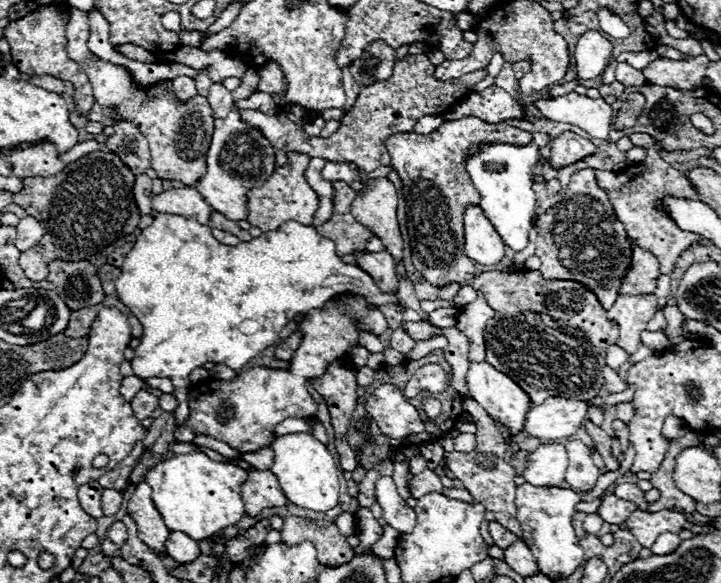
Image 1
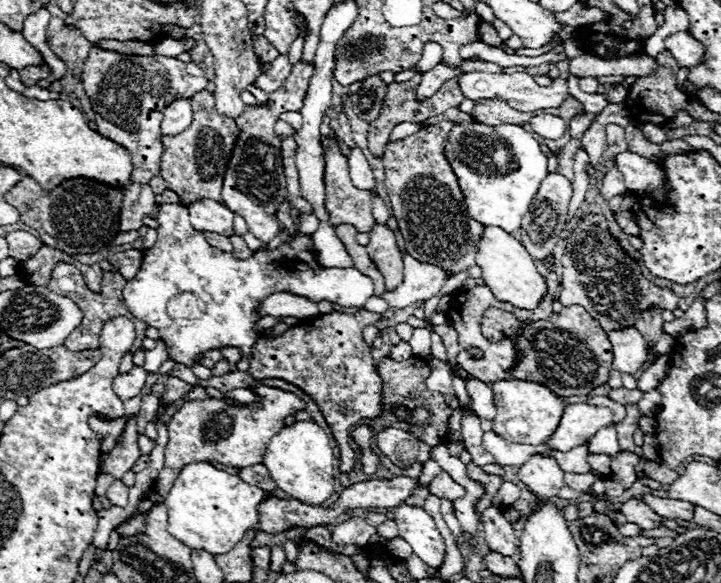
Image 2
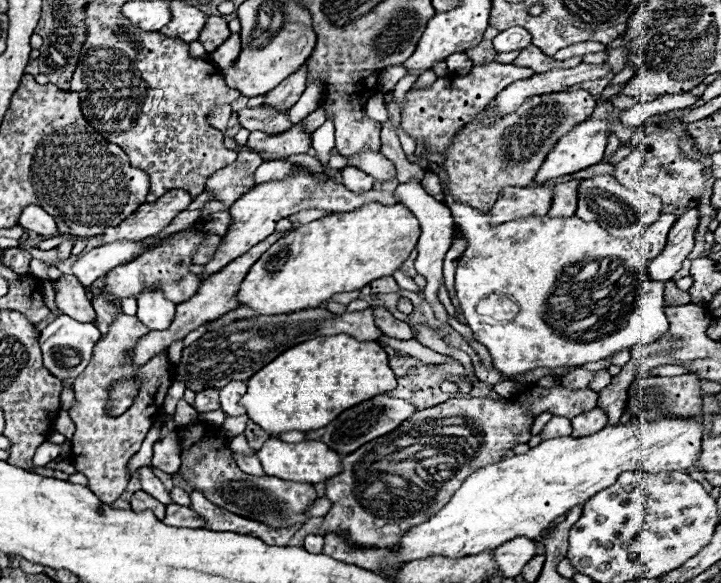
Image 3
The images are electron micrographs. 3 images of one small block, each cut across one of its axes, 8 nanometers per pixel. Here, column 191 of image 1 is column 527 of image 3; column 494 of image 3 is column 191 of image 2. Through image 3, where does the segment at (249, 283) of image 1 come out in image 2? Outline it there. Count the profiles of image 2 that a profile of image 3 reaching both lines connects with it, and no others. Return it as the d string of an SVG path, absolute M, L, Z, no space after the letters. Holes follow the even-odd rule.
M162 204L156 220L158 220L158 228L156 228L158 240L152 248L142 250L144 258L140 262L138 274L126 282L122 294L124 294L126 308L132 312L132 316L140 318L142 322L146 322L148 326L160 332L160 340L164 340L168 348L168 358L172 358L176 364L184 364L192 368L196 360L202 360L208 350L234 346L240 348L242 352L238 370L248 370L254 342L266 334L266 330L256 328L256 322L260 320L258 304L274 292L292 292L316 304L328 300L332 304L340 304L346 308L348 306L362 308L364 302L374 296L372 279L358 272L356 268L324 268L314 256L312 234L296 232L292 242L284 242L276 250L256 250L248 260L238 260L230 252L222 252L210 246L204 238L204 232L192 228L188 220L188 210L182 208L180 204Z

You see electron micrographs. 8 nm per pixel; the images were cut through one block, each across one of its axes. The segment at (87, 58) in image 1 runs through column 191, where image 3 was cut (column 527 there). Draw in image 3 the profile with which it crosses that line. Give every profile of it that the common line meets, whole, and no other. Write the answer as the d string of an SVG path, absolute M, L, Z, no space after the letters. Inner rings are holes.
M588 90L550 92L524 100L518 112L504 116L494 126L482 126L478 118L484 110L466 124L454 138L448 150L444 150L446 162L440 164L448 172L448 190L462 204L474 206L482 212L490 210L498 198L498 192L508 186L528 186L544 164L548 152L556 142L568 134L576 124L590 118L596 98Z

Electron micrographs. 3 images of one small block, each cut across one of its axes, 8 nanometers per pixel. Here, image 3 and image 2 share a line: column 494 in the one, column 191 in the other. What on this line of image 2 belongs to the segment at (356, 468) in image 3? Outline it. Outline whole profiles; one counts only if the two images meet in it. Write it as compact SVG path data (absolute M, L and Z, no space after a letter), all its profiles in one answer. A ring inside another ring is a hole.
M256 386L250 388L260 396L258 402L246 404L246 406L230 406L226 400L218 398L204 398L204 400L190 400L186 402L168 422L168 446L166 446L166 462L160 470L154 486L160 492L160 502L164 500L164 494L168 488L172 488L178 472L182 466L194 462L194 460L214 460L224 466L232 468L244 468L250 464L260 464L266 452L268 440L282 430L284 418L296 414L298 410L304 410L304 400L300 400L296 394L290 394L286 390L276 390L268 386Z

